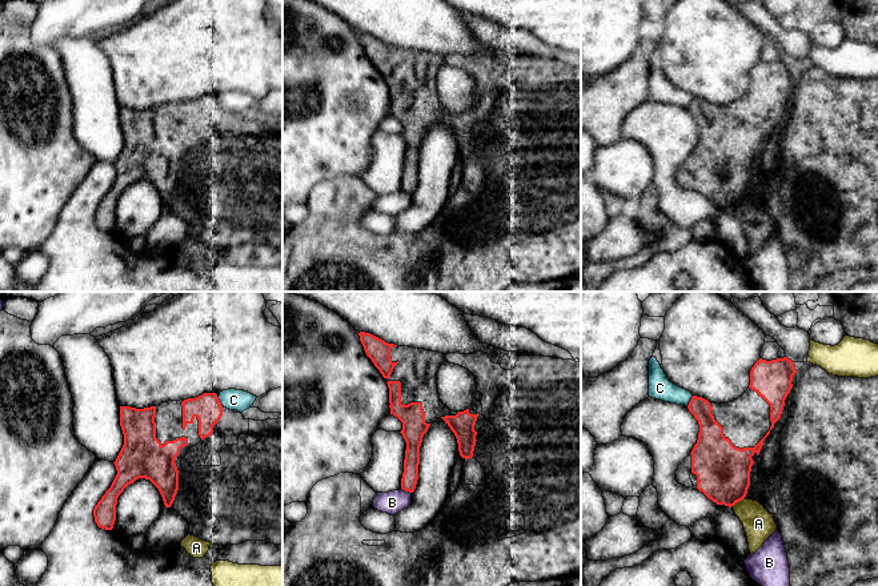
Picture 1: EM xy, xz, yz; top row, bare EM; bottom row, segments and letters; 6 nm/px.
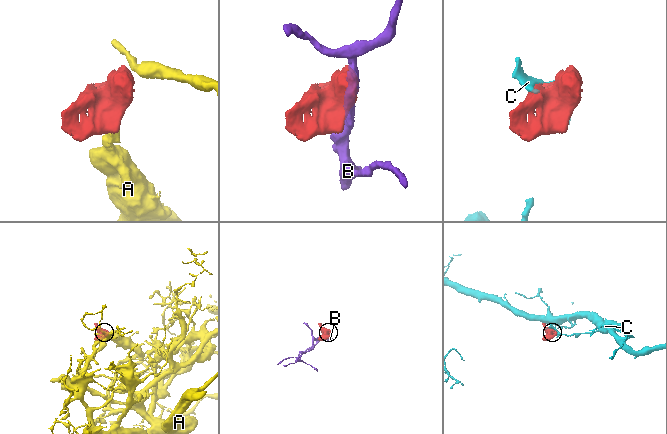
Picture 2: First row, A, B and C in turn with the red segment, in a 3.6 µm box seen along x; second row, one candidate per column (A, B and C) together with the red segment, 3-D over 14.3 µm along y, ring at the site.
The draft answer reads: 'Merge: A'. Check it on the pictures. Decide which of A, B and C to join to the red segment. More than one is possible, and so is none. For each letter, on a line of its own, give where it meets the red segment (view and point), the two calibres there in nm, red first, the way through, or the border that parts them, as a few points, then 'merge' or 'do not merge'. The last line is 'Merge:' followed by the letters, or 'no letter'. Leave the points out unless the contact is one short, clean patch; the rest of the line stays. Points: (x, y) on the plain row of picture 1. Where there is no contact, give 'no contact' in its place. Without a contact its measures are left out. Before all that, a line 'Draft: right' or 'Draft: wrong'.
Draft: wrong
A: contact yz (738, 203); calibres 320 and 190 nm; border yz (744, 199), (733, 208); do not merge
B: contact xz (407, 192); calibres 100 and 140 nm; do not merge
C: contact yz (690, 103); calibres 160 and 140 nm; do not merge
Merge: no letter

